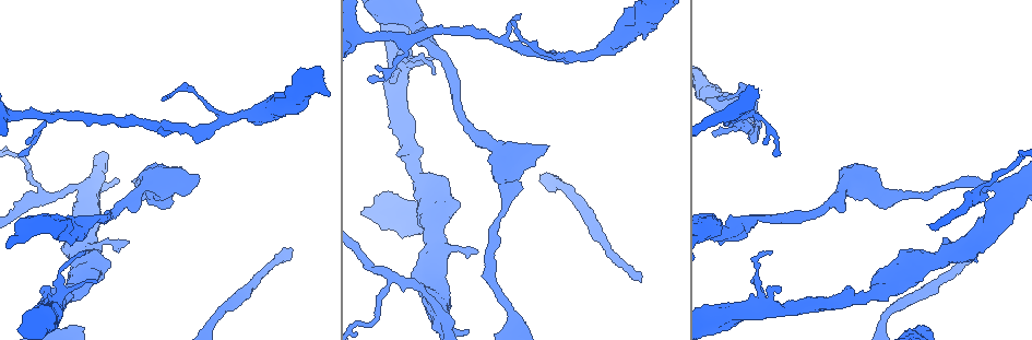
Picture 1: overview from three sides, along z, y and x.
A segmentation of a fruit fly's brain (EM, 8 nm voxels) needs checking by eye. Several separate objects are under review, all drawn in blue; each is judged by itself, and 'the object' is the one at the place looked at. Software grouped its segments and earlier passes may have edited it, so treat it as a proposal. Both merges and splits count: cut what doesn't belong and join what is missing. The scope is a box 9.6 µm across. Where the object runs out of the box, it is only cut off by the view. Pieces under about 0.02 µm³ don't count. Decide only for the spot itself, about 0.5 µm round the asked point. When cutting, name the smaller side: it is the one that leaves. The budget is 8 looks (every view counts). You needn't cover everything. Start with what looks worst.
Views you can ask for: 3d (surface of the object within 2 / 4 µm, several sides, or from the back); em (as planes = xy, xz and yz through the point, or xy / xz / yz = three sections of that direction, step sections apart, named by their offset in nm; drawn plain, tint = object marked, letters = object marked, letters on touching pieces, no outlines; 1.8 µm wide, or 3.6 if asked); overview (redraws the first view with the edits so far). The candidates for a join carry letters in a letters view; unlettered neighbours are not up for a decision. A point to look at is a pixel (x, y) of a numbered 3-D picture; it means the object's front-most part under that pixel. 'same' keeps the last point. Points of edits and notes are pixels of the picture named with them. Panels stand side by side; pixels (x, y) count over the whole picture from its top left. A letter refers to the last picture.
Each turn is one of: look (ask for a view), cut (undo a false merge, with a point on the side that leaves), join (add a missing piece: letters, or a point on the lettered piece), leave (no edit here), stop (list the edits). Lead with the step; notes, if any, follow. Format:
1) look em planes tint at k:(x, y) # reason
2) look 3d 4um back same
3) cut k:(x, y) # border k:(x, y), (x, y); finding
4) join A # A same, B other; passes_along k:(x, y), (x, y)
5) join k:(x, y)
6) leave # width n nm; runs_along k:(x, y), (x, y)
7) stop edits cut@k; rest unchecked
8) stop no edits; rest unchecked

look em xz step 4 letters at 1:(292, 252) # an open end

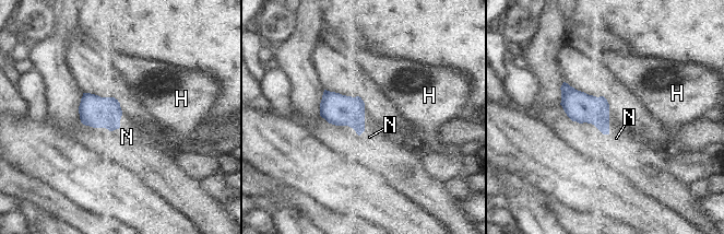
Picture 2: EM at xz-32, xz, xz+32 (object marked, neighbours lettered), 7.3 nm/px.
join 2:(127, 137) # H other, N same; passes_along 2:(96, 112), (115, 129), (127, 137); the neuron continues

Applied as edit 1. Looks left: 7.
look overview

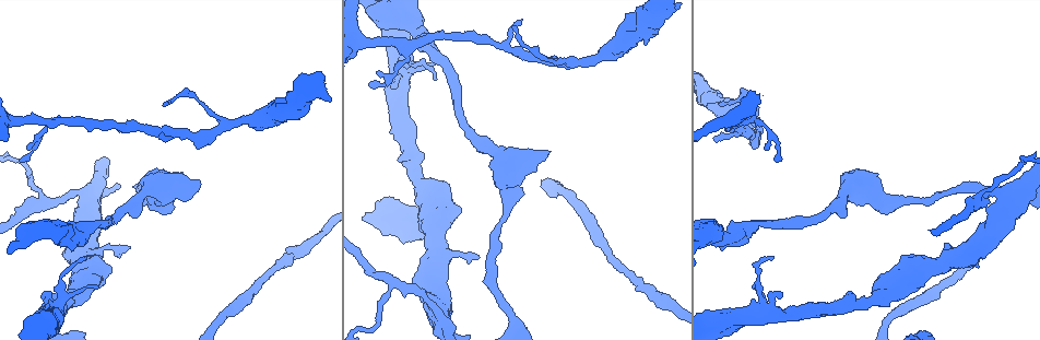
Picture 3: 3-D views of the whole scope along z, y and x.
look em planes tint at 3:(40, 296) # free end

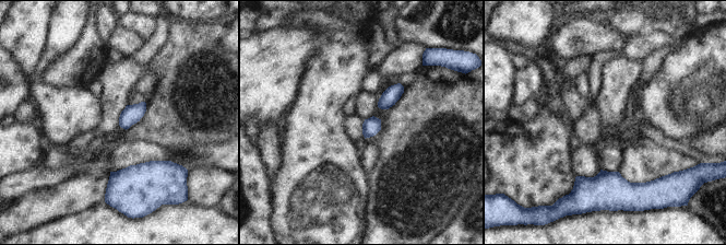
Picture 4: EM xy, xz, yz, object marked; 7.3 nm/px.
look em planes letters same

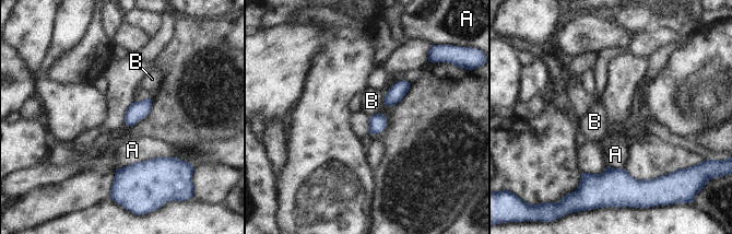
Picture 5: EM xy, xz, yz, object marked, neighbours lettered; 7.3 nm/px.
leave # A other, B other; border 5:(385, 95), (382, 103); no lettered piece goes on from it

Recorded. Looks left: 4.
look 3d 4um at 3:(757, 126) # arms part here

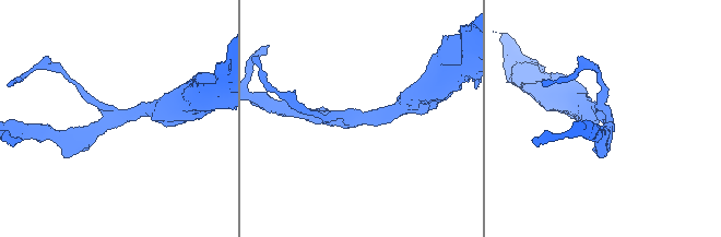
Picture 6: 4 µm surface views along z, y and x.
look em yz step 8 letters at 6:(112, 118) # arms 3; need the tissue

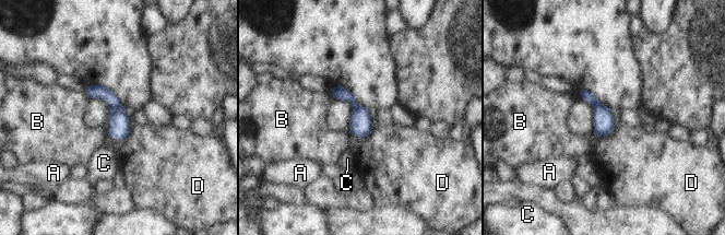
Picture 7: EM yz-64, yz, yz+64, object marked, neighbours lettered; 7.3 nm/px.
look em planes letters same # another direction

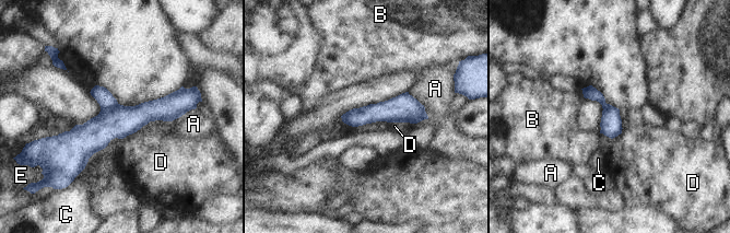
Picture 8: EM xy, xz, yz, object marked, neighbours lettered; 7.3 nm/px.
leave # A other, B other, C other, D other, E other; continuous, no second neuron

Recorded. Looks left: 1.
stop edits join@2; rest unchecked

